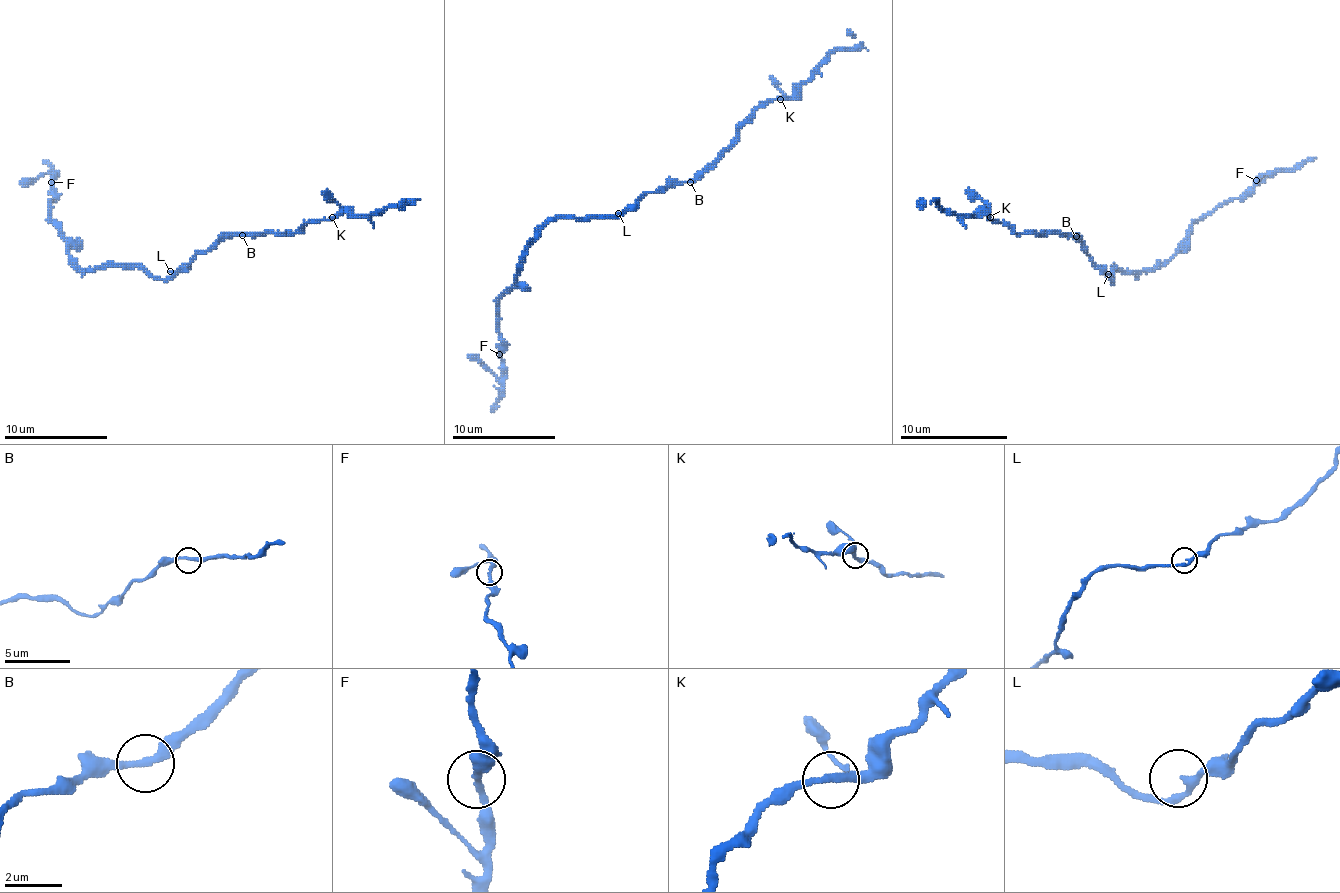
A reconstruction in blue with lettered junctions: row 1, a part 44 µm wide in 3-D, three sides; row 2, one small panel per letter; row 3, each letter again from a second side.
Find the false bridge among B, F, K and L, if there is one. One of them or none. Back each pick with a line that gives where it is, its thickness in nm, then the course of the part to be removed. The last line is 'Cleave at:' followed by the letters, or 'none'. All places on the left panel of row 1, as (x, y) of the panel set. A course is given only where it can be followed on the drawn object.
Cleave at: none

